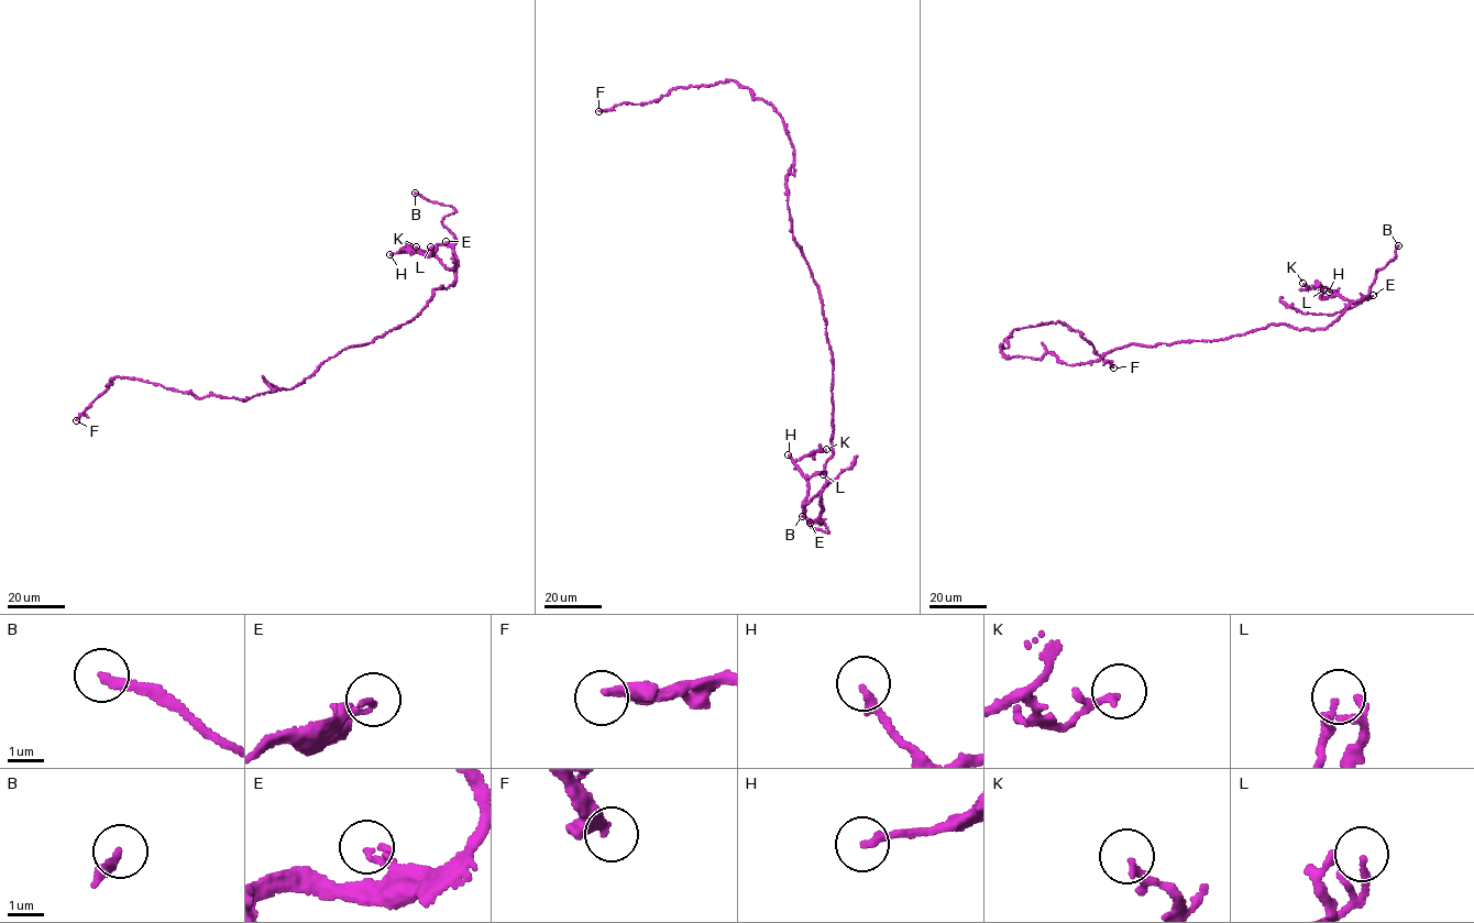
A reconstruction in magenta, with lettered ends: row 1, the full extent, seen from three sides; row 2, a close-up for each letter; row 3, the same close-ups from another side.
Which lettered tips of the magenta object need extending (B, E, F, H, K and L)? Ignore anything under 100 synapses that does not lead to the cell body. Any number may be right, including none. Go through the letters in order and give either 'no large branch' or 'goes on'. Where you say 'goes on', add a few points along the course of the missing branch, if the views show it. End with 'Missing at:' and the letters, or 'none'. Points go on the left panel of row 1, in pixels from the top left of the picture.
B: goes on
E: no large branch
F: no large branch
H: no large branch
K: no large branch
L: no large branch
Missing at: B

